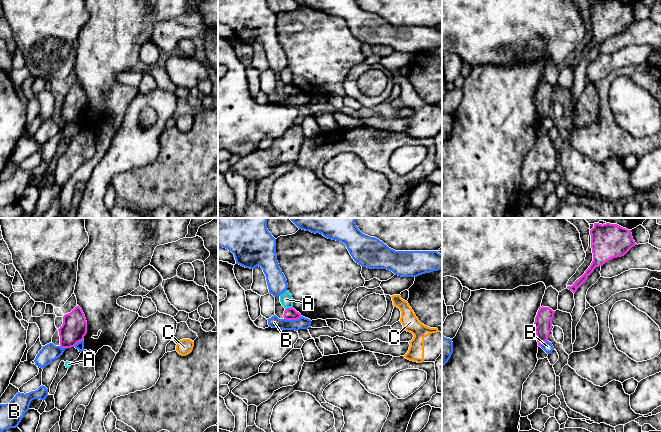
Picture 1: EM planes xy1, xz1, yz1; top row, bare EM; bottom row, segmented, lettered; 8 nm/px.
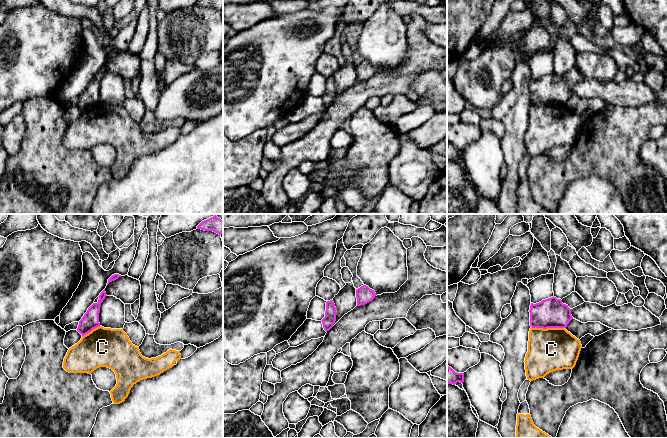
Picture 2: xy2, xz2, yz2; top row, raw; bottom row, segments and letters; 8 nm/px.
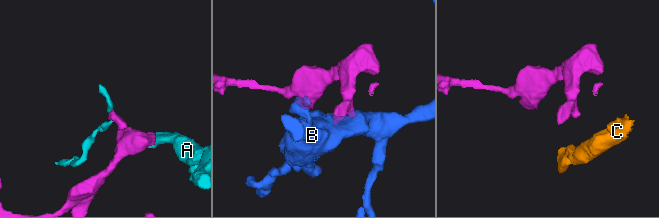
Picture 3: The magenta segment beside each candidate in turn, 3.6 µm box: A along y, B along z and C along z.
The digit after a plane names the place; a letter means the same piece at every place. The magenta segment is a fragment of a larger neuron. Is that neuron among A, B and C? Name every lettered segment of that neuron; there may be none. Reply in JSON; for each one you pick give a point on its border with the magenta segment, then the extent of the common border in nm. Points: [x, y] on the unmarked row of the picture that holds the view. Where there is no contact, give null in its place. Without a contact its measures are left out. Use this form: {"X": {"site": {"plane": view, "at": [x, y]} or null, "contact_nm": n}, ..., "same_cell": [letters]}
{"same_cell": []}

